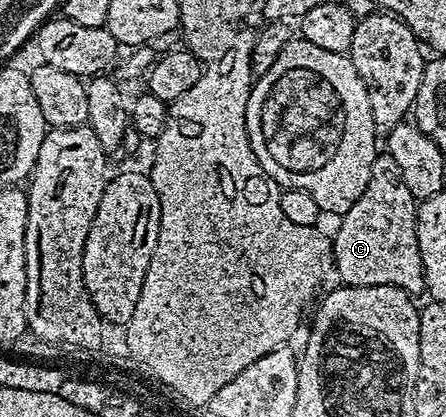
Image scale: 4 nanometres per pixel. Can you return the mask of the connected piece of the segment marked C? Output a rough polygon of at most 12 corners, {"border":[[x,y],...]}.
{"border":[[376,154],[333,237],[348,287],[424,294],[417,201]]}

